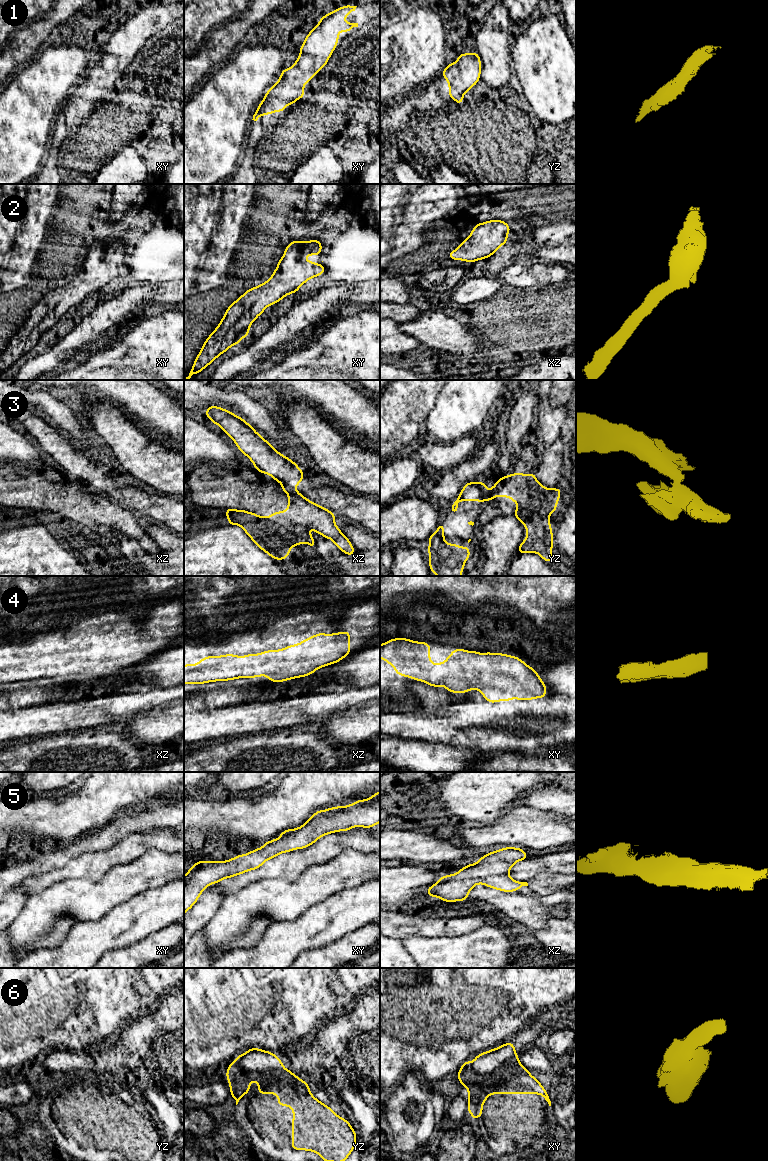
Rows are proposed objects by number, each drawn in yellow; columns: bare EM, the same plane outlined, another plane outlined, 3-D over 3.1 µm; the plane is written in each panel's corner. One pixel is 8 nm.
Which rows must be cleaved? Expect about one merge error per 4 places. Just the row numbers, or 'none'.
3, 6

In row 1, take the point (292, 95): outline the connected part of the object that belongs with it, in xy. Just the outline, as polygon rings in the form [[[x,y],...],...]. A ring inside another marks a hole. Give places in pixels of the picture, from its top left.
[[[346,5],[320,19],[304,39],[295,64],[282,70],[279,80],[267,91],[252,120],[285,111],[287,105],[304,97],[304,85],[327,64],[338,43],[338,34],[341,31],[348,33],[353,27],[358,27],[358,23],[343,22],[356,7]]]

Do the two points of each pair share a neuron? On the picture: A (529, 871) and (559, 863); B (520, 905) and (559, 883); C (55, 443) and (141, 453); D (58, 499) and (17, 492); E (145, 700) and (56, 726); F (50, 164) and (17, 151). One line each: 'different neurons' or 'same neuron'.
A: same neuron
B: different neurons
C: different neurons
D: same neuron
E: same neuron
F: different neurons

